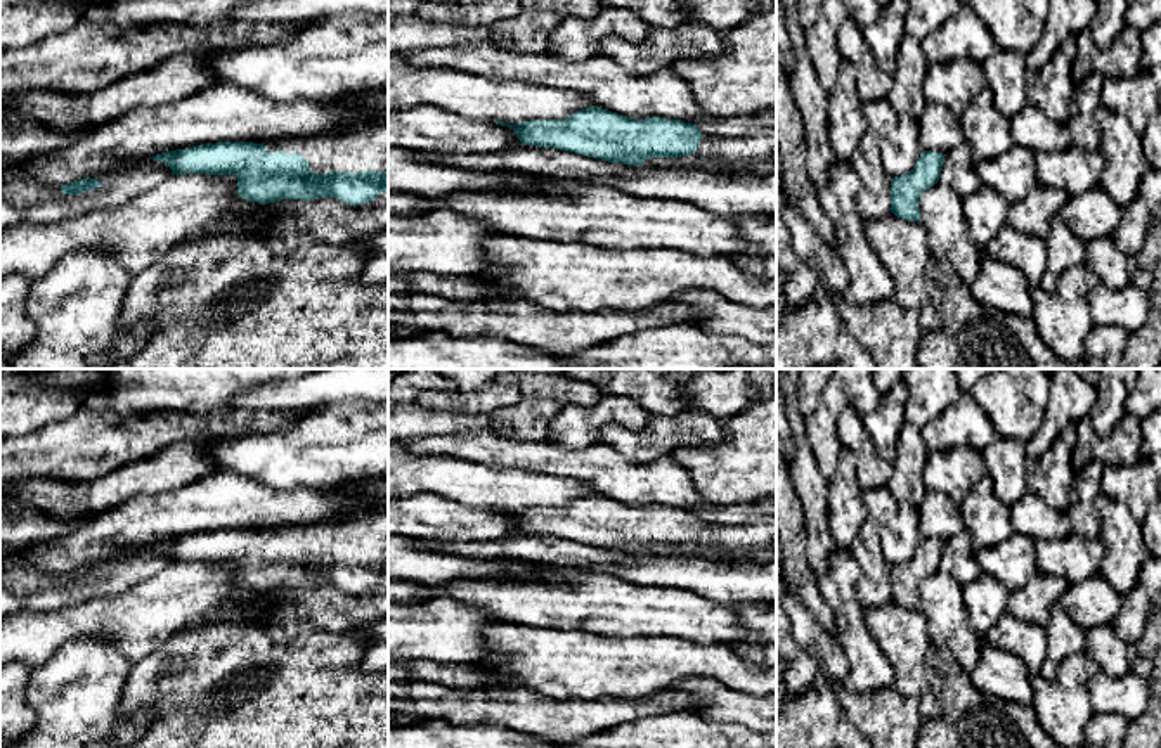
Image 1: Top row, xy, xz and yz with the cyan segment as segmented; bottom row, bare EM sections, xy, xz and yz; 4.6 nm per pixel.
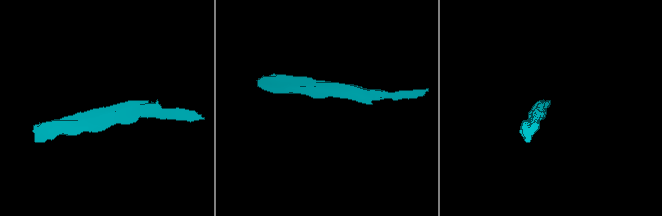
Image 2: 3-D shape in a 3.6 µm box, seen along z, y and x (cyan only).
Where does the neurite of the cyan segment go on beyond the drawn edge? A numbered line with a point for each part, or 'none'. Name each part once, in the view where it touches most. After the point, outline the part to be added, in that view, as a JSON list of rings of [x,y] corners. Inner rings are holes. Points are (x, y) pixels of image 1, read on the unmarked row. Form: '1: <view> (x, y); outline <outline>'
1: xy (368, 535); outline [[[369,513],[350,521],[324,521],[288,526],[284,530],[267,533],[267,537],[270,542],[274,542],[277,537],[286,542],[302,542],[310,551],[310,558],[319,563],[329,559],[357,561],[367,556],[373,559],[388,559],[388,513]]]

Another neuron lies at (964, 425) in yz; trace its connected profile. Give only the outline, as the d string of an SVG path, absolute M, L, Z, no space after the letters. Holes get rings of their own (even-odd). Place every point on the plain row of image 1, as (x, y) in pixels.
M970 393L951 405L943 416L920 428L931 452L969 447L983 452L996 438L989 416Z

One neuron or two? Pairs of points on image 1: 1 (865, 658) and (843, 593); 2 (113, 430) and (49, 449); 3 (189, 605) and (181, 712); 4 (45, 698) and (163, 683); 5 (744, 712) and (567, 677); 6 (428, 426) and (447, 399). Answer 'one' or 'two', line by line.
1: one
2: one
3: two
4: two
5: two
6: two

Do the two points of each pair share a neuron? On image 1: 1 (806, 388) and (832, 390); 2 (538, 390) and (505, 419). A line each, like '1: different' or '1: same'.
1: different
2: different

